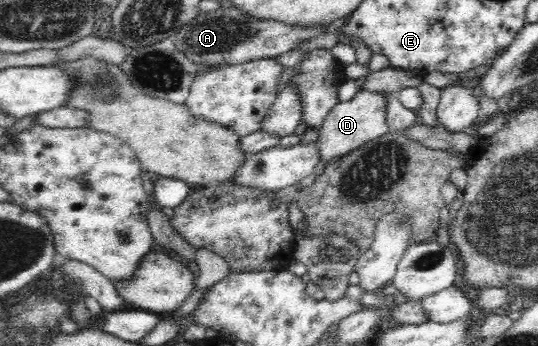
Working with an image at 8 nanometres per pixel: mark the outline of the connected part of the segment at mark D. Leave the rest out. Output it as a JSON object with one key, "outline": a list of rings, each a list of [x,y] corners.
{"outline":[[[360,89],[356,96],[347,102],[339,102],[325,117],[319,127],[319,137],[315,141],[315,148],[319,154],[319,162],[325,164],[339,160],[349,155],[351,150],[362,147],[373,139],[390,132],[386,123],[386,96],[385,92],[371,92]]]}

